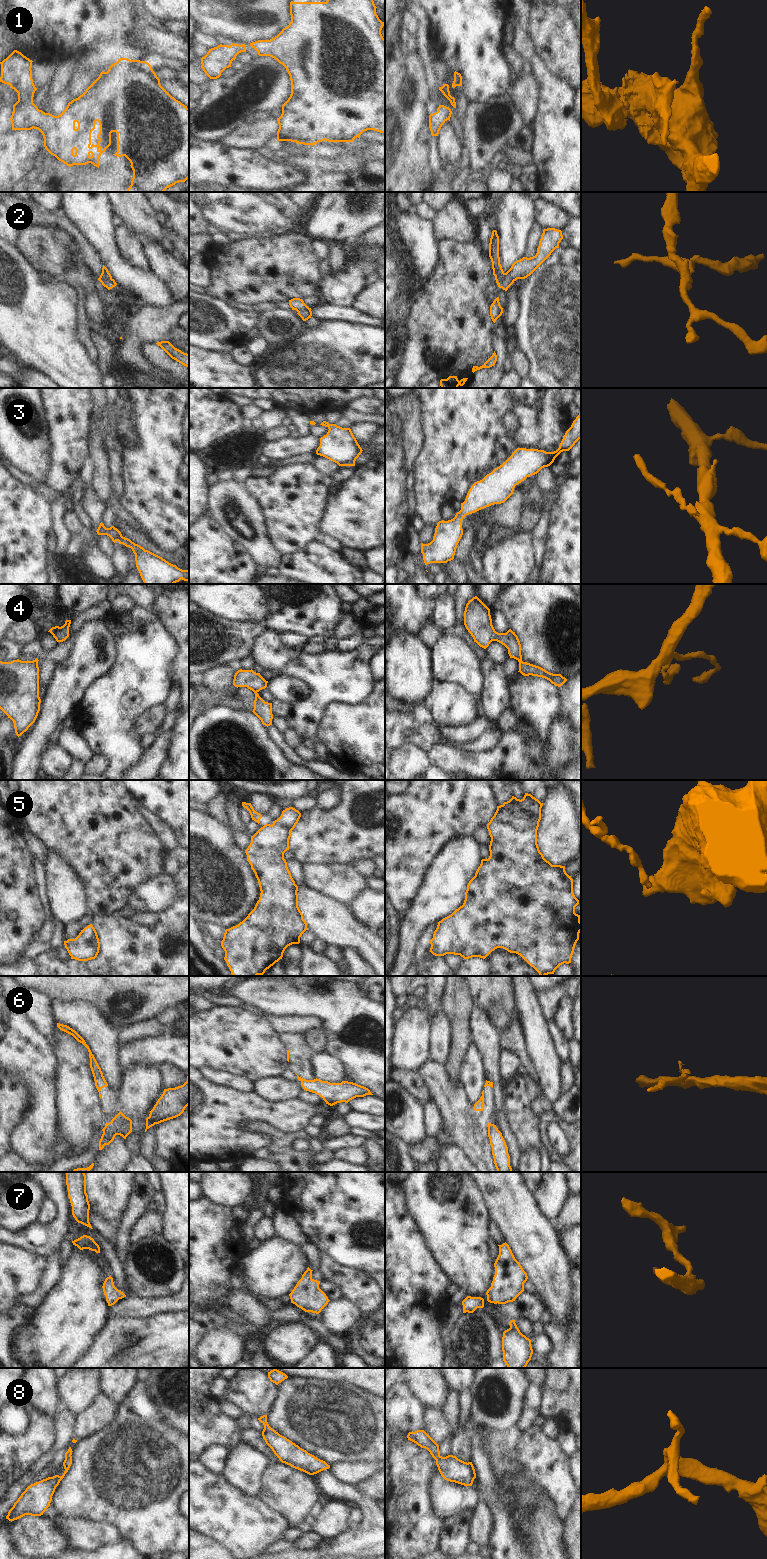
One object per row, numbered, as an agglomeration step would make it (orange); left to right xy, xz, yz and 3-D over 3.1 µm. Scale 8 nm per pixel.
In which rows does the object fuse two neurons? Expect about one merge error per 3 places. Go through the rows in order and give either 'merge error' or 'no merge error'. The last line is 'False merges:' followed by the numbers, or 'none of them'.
1: no merge error
2: merge error
3: no merge error
4: no merge error
5: merge error
6: merge error
7: no merge error
8: no merge error
False merges: 2, 5, 6

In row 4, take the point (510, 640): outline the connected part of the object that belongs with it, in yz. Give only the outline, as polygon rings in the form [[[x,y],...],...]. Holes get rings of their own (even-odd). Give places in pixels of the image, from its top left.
[[[477,596],[473,597],[466,604],[464,611],[464,625],[473,637],[474,642],[476,642],[480,647],[486,649],[492,641],[497,641],[504,645],[508,649],[508,654],[510,658],[514,658],[519,662],[518,672],[520,672],[522,675],[542,677],[549,680],[552,684],[558,687],[562,686],[567,681],[567,679],[563,677],[561,674],[553,674],[539,666],[523,662],[521,655],[521,644],[518,639],[518,636],[511,629],[509,629],[506,633],[496,632],[492,625],[490,609]]]

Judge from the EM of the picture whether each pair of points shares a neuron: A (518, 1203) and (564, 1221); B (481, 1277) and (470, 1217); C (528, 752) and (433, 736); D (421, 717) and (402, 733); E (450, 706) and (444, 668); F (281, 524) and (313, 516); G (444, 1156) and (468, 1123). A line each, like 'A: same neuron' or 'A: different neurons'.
A: different neurons
B: same neuron
C: different neurons
D: same neuron
E: different neurons
F: same neuron
G: different neurons

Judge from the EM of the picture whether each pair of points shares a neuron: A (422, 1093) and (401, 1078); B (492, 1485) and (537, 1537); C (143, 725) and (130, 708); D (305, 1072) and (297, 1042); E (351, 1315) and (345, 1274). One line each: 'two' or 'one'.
A: one
B: two
C: two
D: one
E: two

